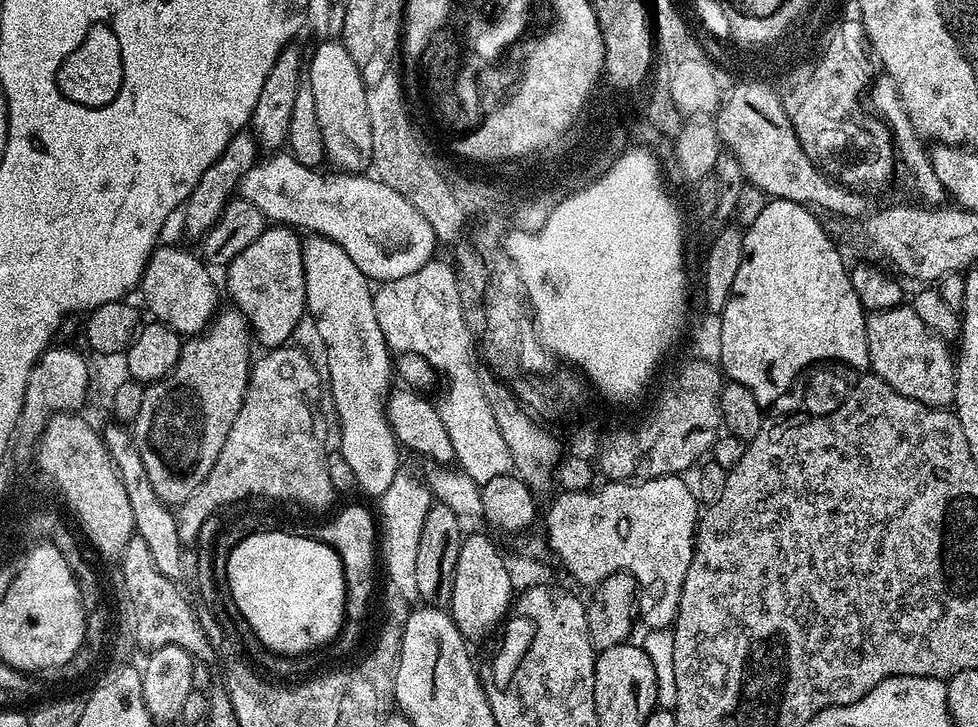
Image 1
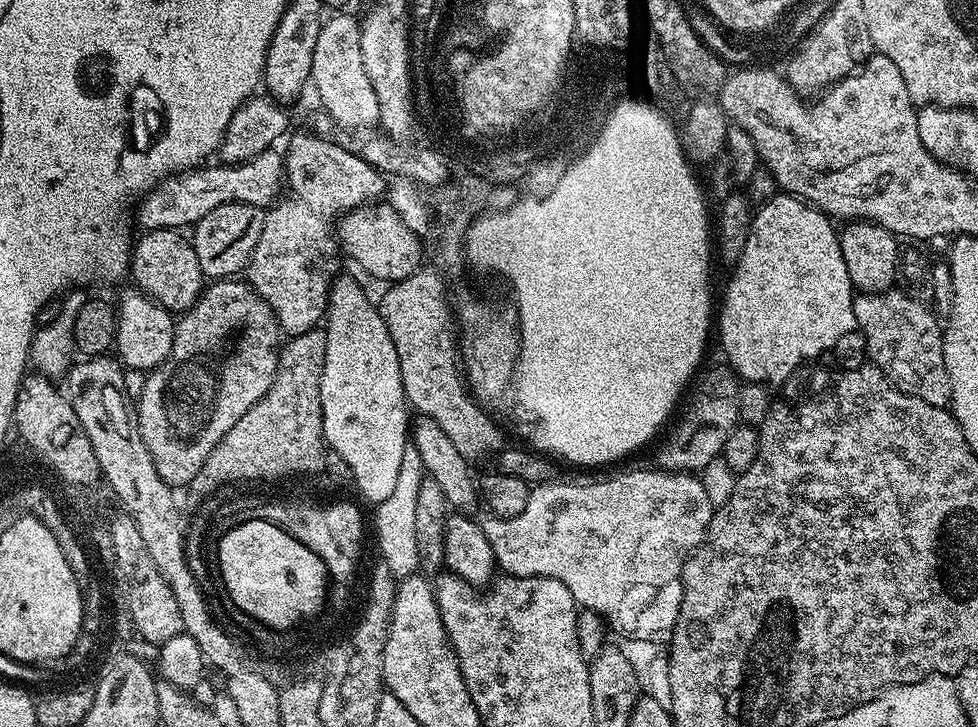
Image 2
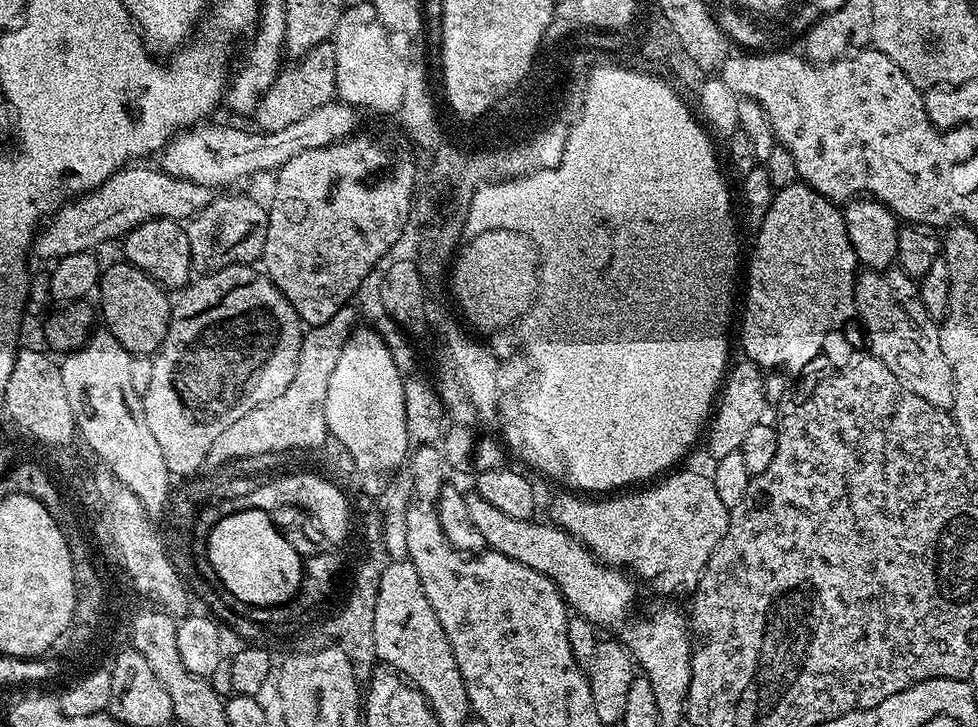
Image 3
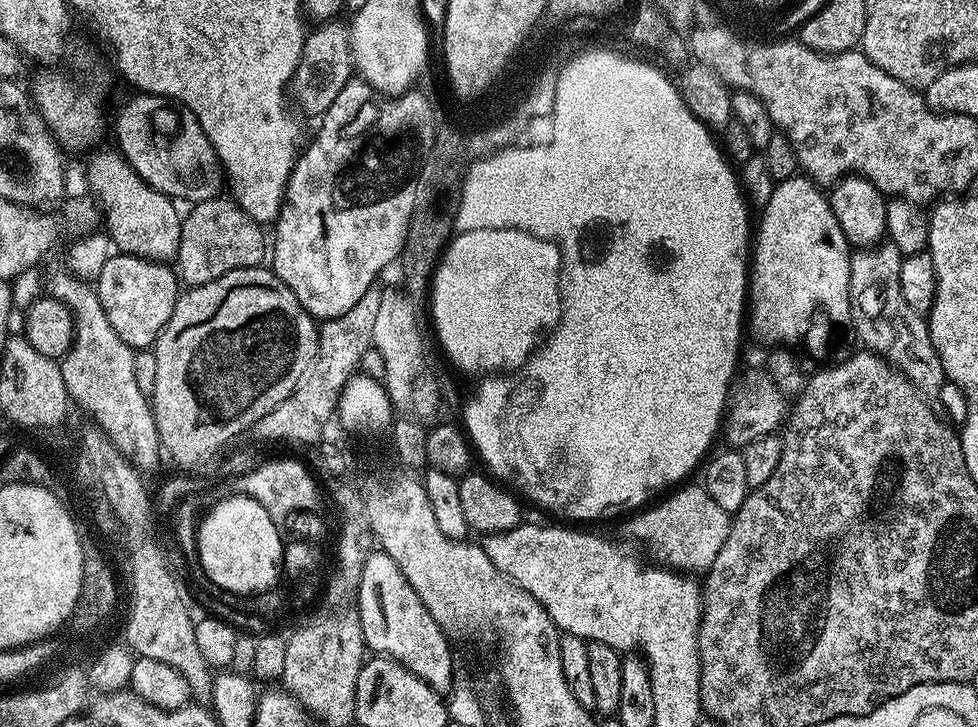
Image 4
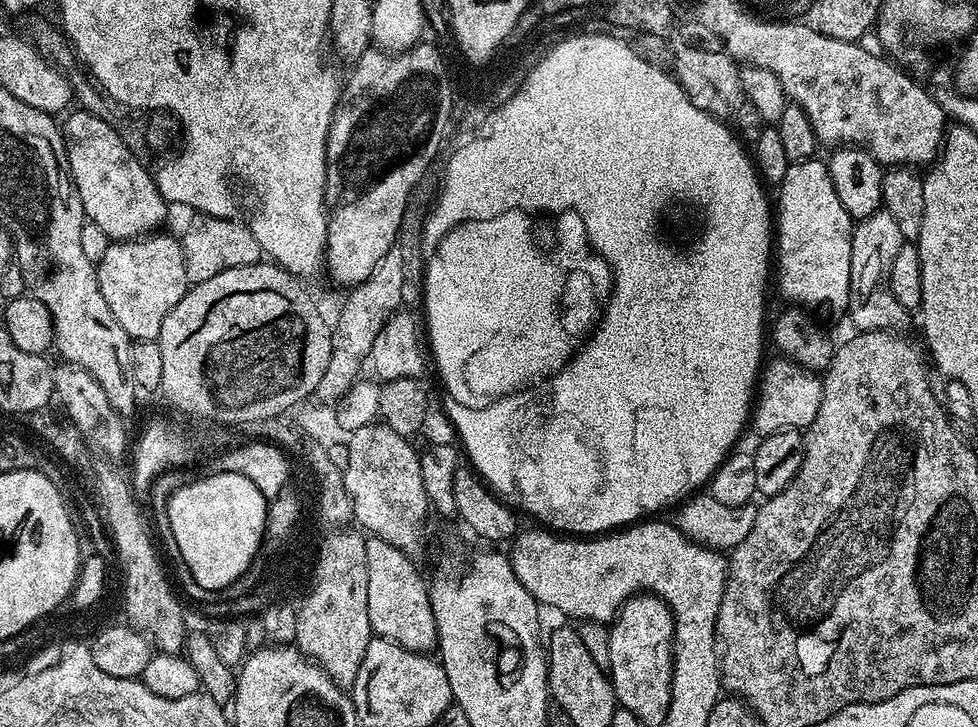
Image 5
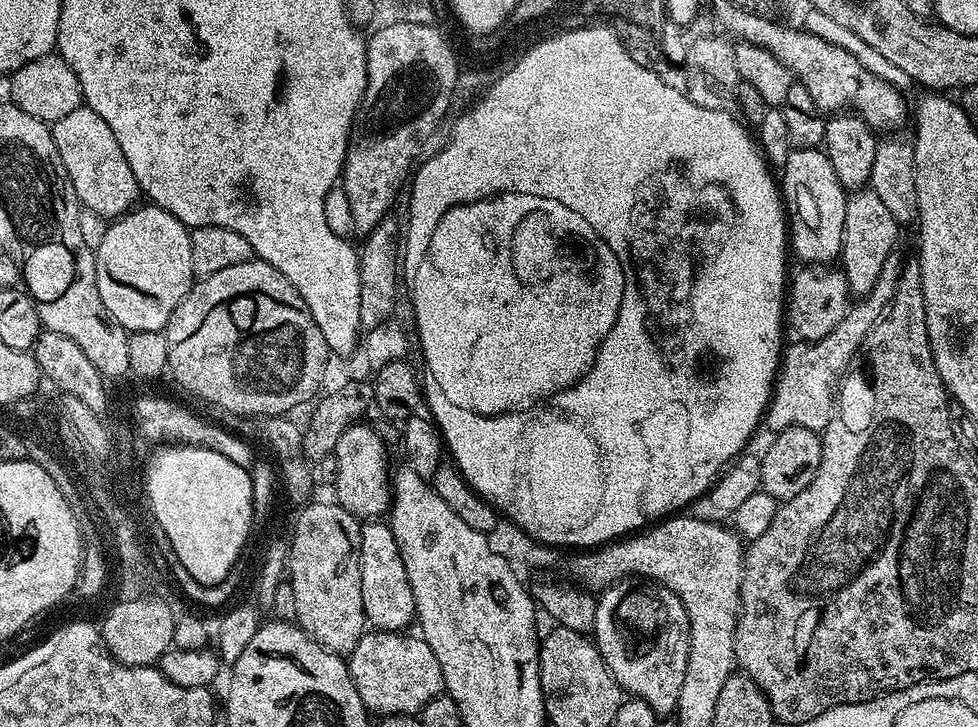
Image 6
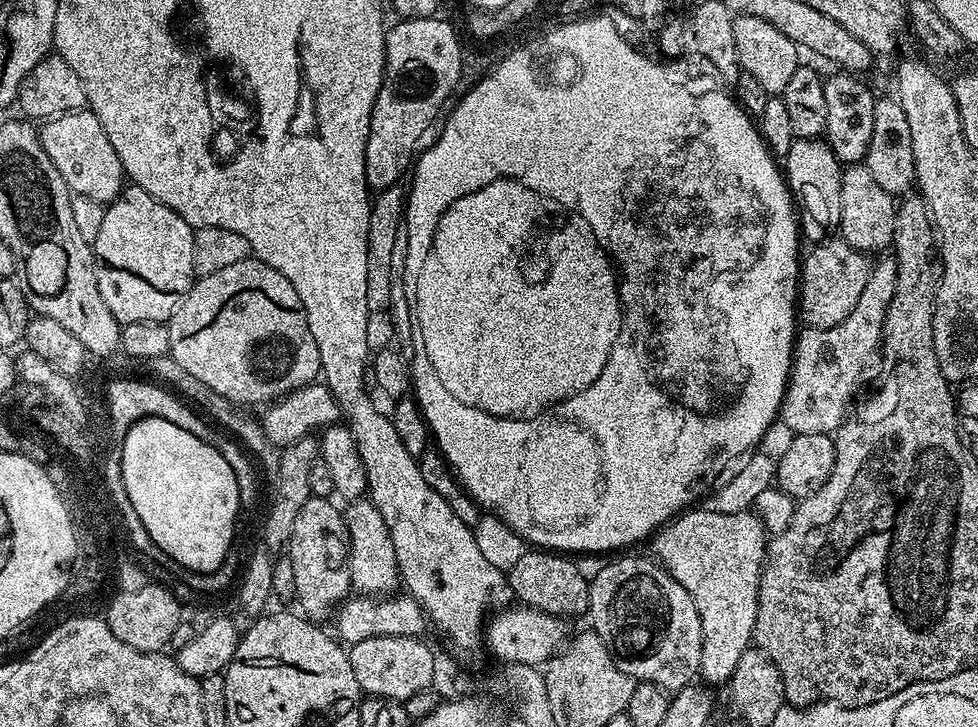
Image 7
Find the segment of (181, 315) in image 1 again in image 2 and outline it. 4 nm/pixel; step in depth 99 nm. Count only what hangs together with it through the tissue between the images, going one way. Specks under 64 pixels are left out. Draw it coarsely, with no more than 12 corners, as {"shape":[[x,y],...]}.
{"shape":[[154,228],[132,246],[135,287],[173,314],[206,287],[191,239]]}

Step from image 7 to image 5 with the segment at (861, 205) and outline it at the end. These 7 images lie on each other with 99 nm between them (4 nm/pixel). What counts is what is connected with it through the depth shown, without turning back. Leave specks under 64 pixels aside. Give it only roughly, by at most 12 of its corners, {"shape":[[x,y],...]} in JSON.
{"shape":[[885,210],[855,221],[847,315],[856,330],[900,330],[890,290],[906,243]]}

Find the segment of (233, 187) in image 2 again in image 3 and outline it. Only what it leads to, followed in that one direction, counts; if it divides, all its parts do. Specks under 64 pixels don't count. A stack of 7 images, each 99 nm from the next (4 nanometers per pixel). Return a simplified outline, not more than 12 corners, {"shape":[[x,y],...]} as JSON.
{"shape":[[128,166],[39,229],[47,262],[138,226],[187,222],[213,189]]}

